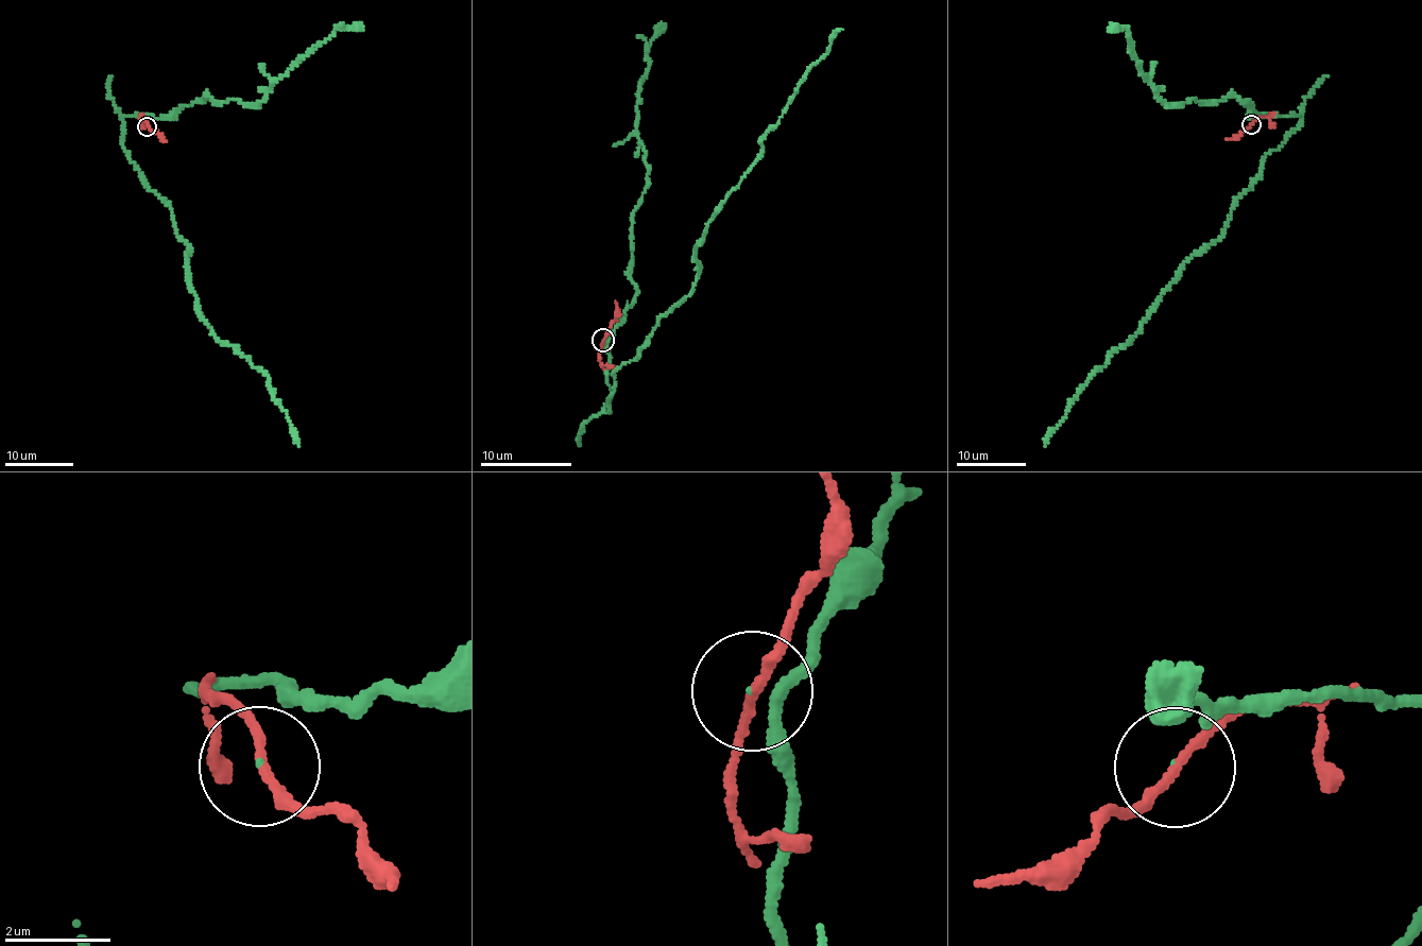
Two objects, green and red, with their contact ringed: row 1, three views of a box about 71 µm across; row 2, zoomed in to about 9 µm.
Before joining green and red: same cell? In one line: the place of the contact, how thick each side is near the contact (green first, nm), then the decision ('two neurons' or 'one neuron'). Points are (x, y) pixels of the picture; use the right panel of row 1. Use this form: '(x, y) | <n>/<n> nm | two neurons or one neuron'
(1251, 124) | 30/160 nm | two neurons

